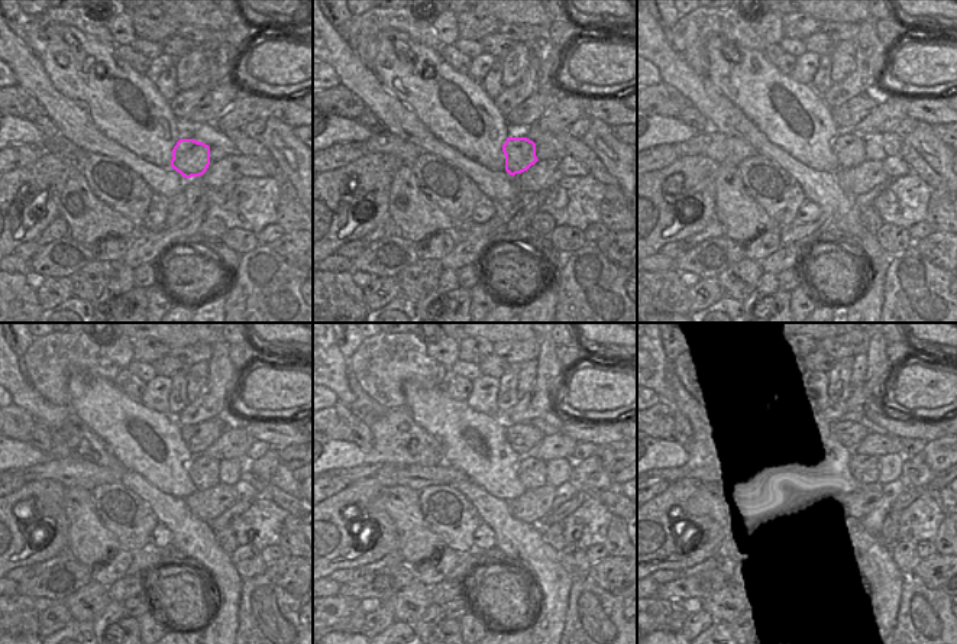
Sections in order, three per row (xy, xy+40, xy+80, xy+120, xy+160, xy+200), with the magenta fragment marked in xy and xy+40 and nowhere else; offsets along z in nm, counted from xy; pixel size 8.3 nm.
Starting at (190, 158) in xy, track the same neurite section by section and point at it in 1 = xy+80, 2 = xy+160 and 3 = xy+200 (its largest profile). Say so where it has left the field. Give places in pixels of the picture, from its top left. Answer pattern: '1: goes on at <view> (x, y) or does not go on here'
1: goes on at xy+80 (849, 148)
2: goes on at xy+160 (532, 473)
3: goes on at xy+200 (862, 469)

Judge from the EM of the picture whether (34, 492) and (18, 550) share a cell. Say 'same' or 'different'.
same

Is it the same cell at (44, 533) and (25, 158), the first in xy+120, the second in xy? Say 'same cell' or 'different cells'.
different cells

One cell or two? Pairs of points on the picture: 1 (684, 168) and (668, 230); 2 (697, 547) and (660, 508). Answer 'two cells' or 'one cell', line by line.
1: one cell
2: one cell

